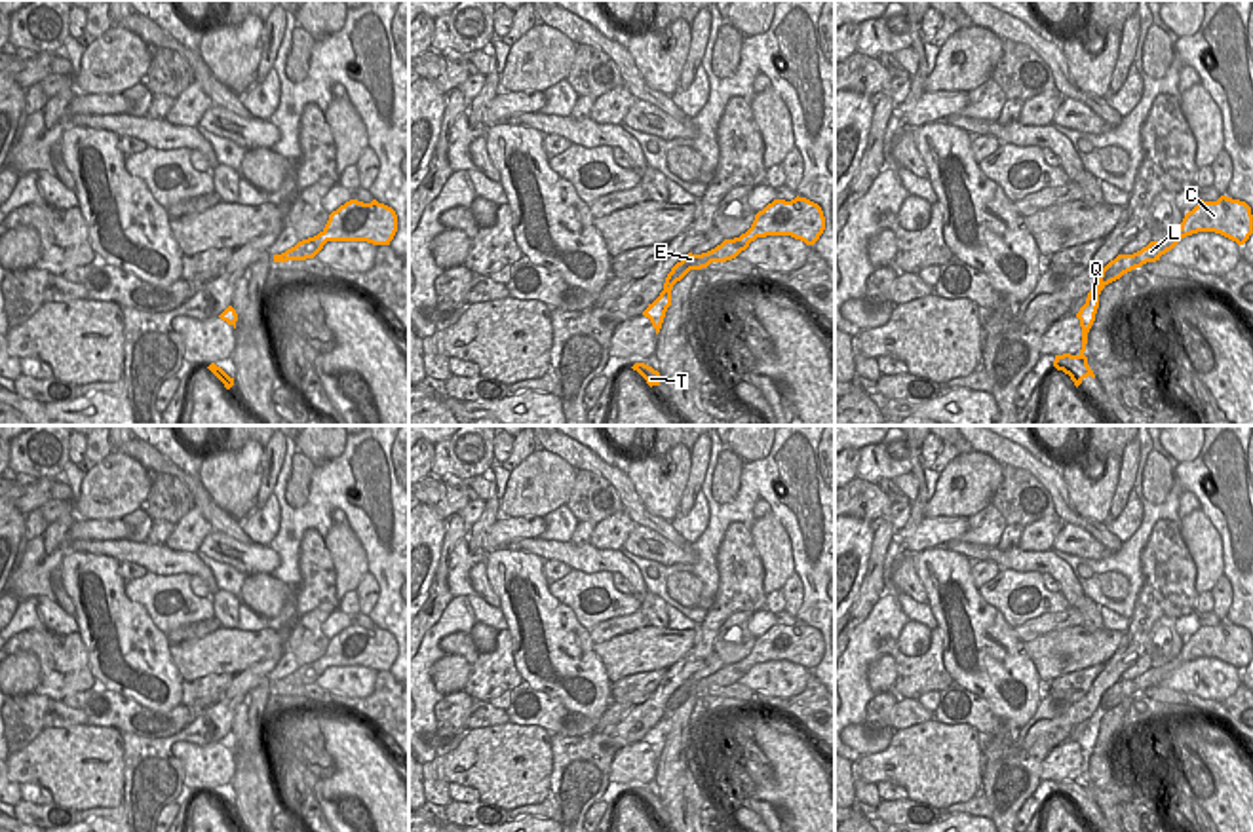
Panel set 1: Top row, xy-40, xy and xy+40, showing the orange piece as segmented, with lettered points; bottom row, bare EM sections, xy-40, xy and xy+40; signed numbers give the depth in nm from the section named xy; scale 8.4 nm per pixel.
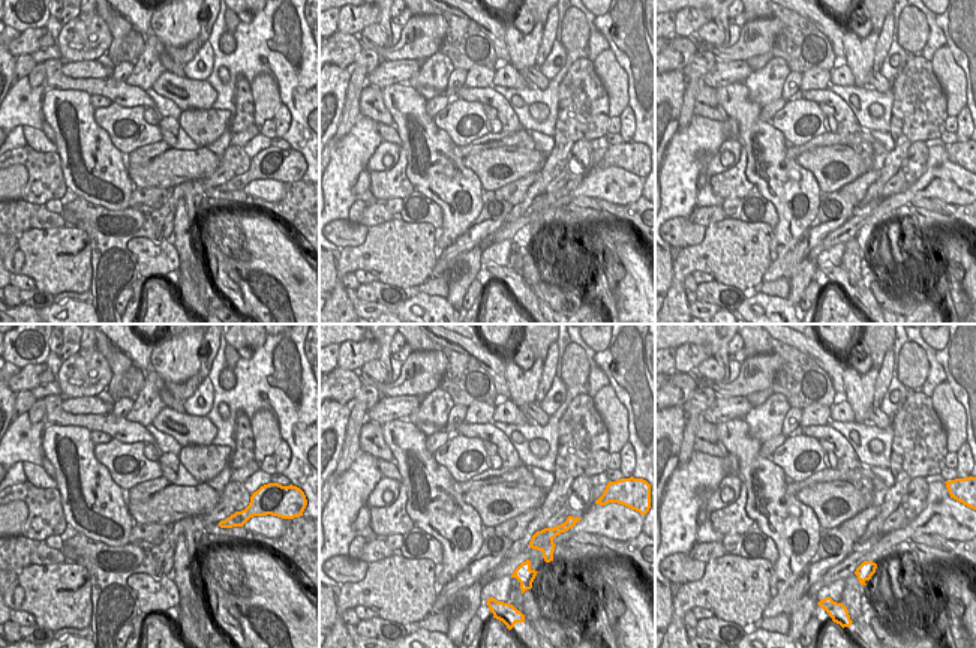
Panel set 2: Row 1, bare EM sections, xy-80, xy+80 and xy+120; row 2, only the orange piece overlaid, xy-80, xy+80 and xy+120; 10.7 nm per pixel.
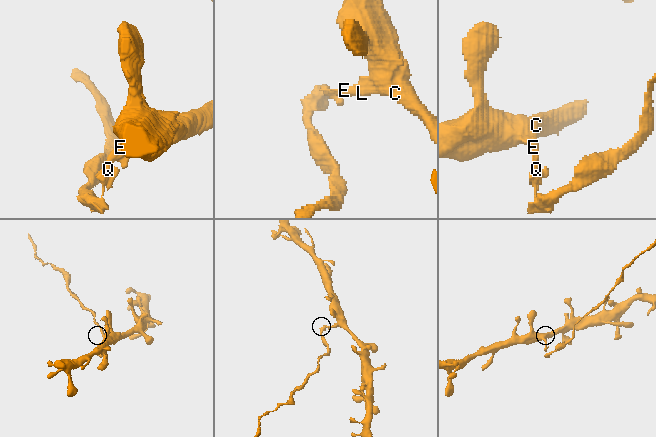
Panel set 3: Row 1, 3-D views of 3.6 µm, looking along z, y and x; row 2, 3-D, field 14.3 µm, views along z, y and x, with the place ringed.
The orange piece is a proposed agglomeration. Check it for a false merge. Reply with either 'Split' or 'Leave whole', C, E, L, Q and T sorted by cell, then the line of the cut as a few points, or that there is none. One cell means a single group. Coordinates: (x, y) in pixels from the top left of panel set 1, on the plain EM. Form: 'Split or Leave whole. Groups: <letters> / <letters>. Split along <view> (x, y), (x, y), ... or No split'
Split. Groups: C E L / Q T. Split along xy (662, 717), (670, 718)

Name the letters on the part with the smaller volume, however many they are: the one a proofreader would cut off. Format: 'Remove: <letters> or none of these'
Remove: Q, T

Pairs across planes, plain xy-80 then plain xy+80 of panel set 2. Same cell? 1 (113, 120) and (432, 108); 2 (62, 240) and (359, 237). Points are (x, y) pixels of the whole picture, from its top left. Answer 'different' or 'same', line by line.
1: different
2: different

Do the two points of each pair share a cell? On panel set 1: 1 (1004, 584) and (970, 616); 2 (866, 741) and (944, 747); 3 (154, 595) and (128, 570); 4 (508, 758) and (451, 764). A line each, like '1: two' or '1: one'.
1: two
2: two
3: two
4: one

